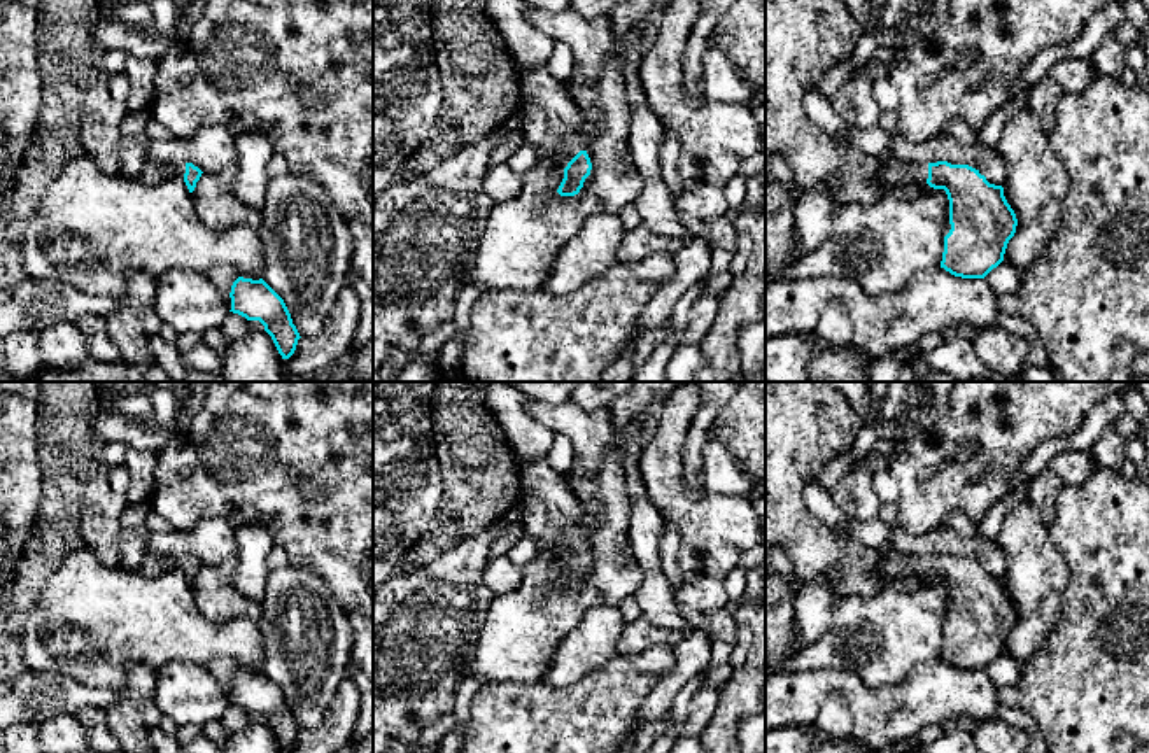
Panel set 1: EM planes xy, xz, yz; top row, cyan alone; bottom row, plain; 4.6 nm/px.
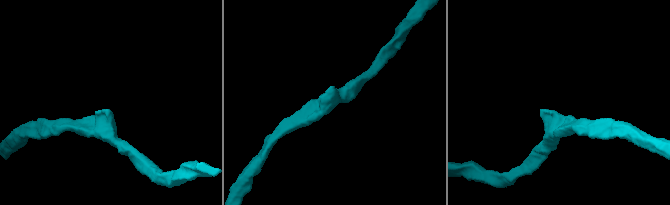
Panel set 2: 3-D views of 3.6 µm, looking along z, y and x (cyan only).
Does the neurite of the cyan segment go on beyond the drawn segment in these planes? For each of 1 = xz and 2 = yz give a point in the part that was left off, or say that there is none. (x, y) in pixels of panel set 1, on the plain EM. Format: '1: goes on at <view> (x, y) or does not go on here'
1: goes on at xz (552, 513)
2: goes on at yz (894, 564)

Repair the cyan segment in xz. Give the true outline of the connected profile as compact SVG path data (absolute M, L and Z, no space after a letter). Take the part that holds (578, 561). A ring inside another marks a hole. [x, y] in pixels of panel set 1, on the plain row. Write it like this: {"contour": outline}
{"contour": "M515 454L513 457L520 478L518 513L524 534L536 539L539 553L557 546L573 550L564 560L557 585L574 588L592 562L582 534L587 510L571 490L569 476L555 471L546 457L522 459Z"}

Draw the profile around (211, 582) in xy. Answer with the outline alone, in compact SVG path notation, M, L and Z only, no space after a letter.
M235 559L221 566L201 566L191 585L196 606L215 623L226 623L236 616L245 616L257 623L261 616L261 602L235 590L231 581L235 566Z

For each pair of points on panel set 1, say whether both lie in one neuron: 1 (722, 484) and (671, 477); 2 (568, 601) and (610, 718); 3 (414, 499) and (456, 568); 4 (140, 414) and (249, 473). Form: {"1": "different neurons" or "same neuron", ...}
{"1": "different neurons", "2": "different neurons", "3": "different neurons", "4": "different neurons"}

